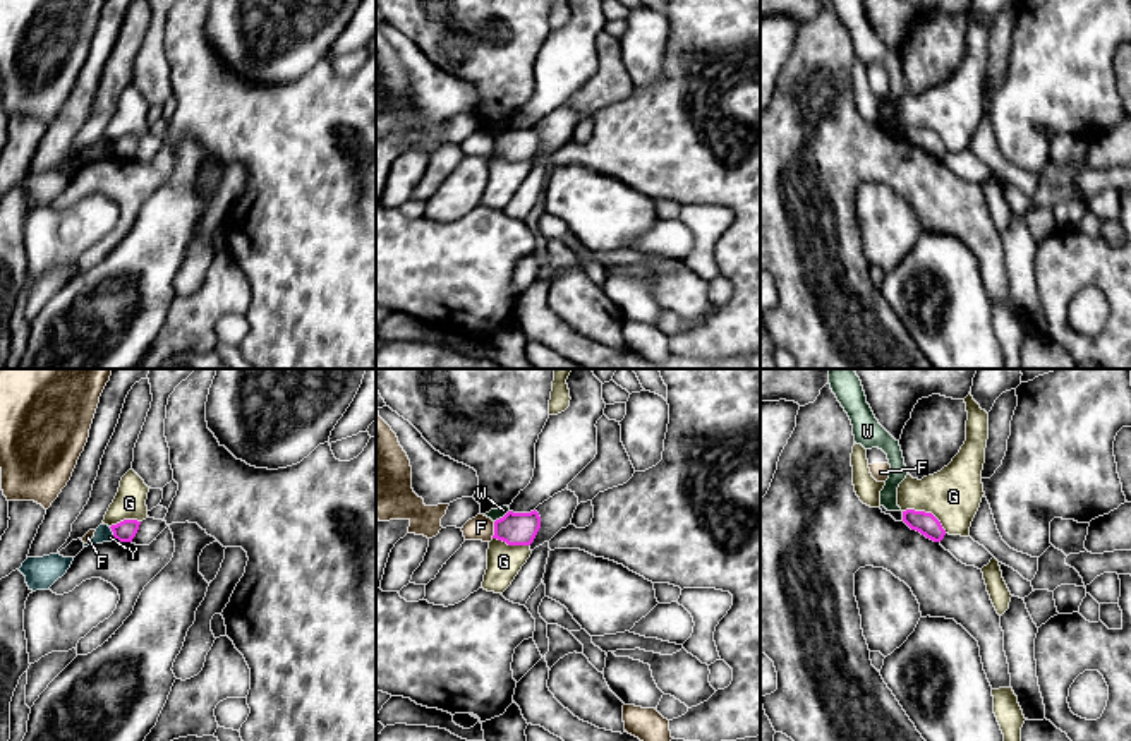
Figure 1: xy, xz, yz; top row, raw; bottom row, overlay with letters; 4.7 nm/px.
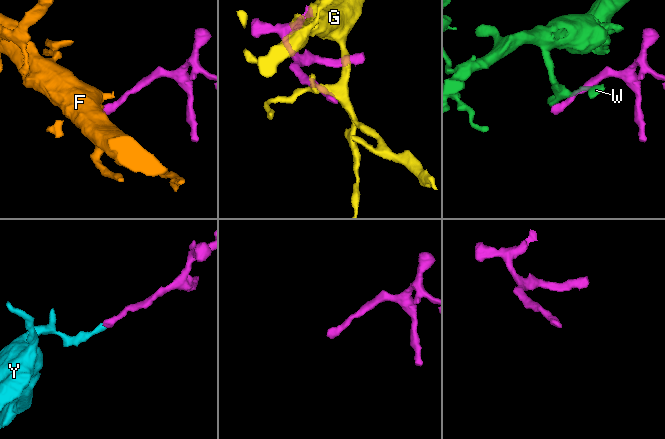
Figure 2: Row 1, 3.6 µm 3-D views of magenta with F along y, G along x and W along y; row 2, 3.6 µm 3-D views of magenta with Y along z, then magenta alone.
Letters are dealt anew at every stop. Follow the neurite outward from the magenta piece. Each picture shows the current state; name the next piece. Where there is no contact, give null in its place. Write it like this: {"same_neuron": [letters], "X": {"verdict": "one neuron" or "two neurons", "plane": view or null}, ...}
{"same_neuron": [], "F": {"verdict": "two neurons", "plane": "xz"}, "G": {"verdict": "two neurons", "plane": "yz"}, "W": {"verdict": "two neurons", "plane": "xz"}, "Y": {"verdict": "two neurons", "plane": "xy"}}

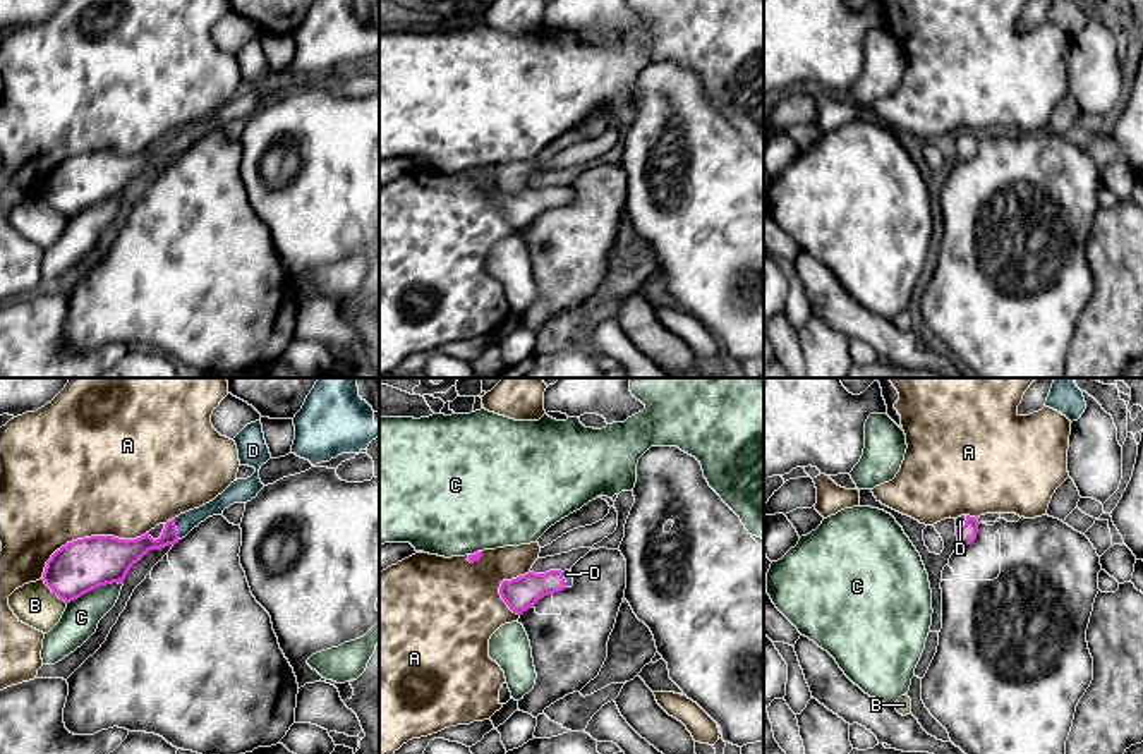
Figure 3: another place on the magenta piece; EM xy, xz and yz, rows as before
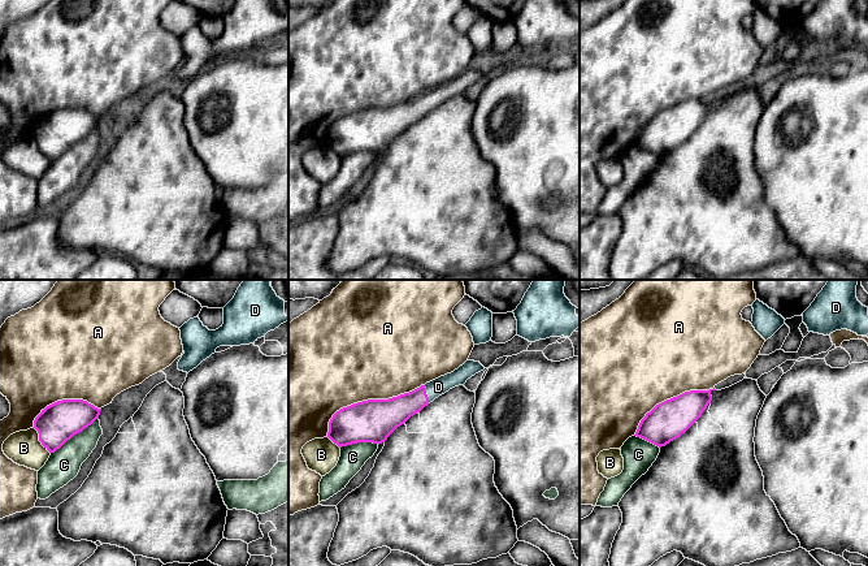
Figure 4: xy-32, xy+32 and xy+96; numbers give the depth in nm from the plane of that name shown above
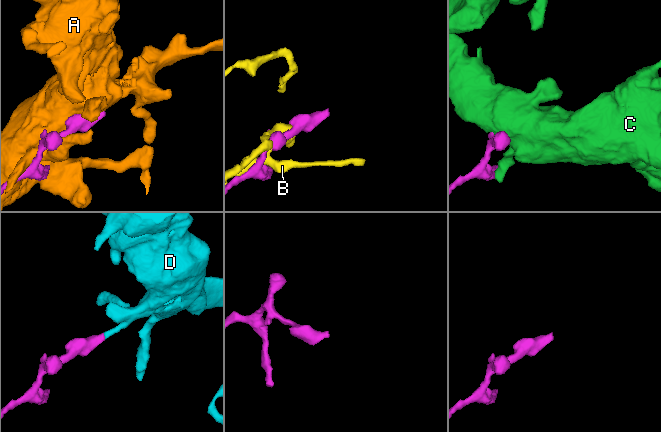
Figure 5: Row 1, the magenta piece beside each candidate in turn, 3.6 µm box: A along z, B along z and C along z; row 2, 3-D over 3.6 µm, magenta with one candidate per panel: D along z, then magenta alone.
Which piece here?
{"same_neuron": ["D"], "A": {"verdict": "two neurons", "plane": "xy"}, "B": {"verdict": "two neurons", "plane": "xy"}, "C": {"verdict": "two neurons", "plane": "xy"}, "D": {"verdict": "one neuron", "plane": "xy"}}

